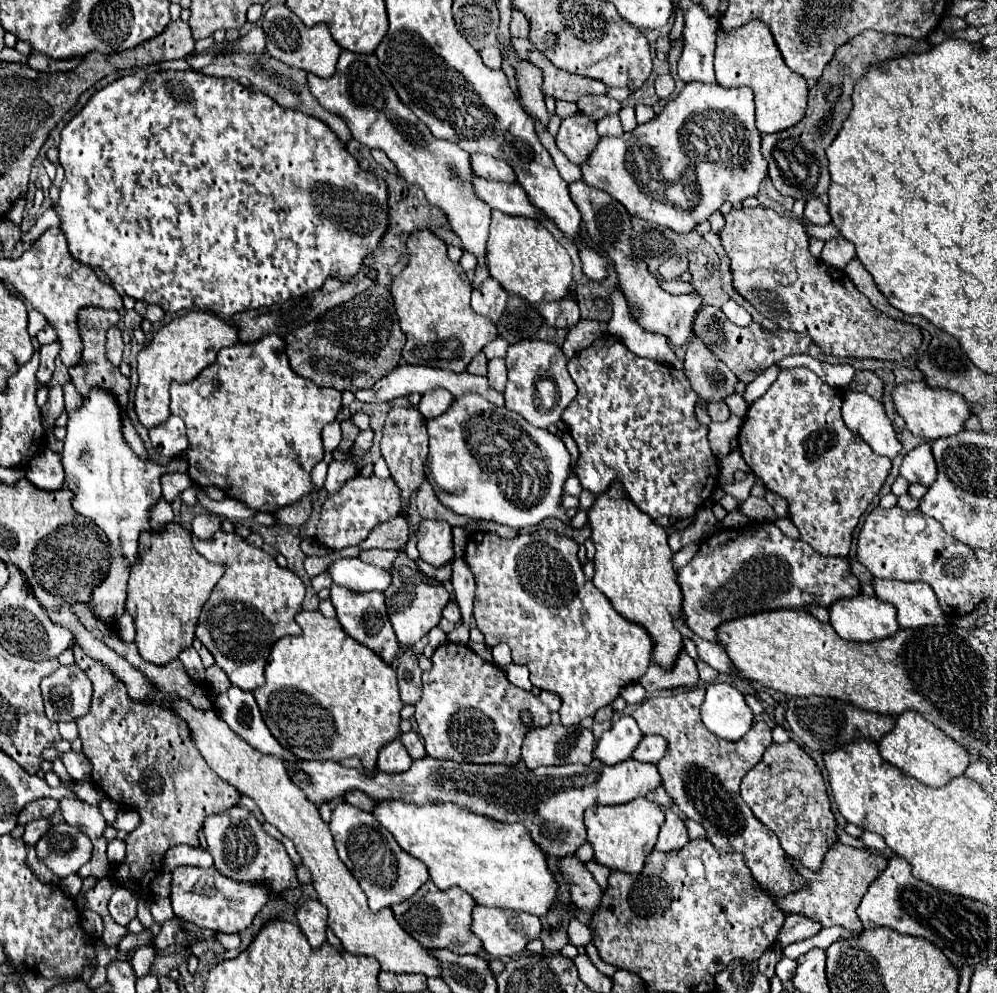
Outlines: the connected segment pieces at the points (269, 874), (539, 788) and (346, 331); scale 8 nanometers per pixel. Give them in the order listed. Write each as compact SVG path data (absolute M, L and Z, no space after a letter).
M234 805L228 811L210 815L204 819L202 829L208 841L208 851L214 857L214 867L222 875L238 883L266 885L276 897L282 897L286 889L296 889L300 885L296 879L296 865L288 857L284 845L270 837L246 807Z
M424 757L414 761L404 773L374 773L364 775L358 769L346 769L336 761L306 761L298 759L296 769L306 775L306 781L296 777L294 765L286 765L286 771L294 785L298 785L306 797L320 807L322 803L342 797L350 789L364 791L370 799L400 799L416 805L424 803L456 803L468 807L472 813L480 813L504 823L522 823L534 843L554 857L574 855L576 849L586 841L586 827L582 815L592 805L618 805L638 797L646 797L650 791L660 787L660 773L650 763L626 759L618 765L604 765L596 757L590 765L560 765L560 767L538 767L528 771L522 763L516 767L508 765L472 765L456 761L440 761Z
M372 285L352 301L326 311L320 319L286 335L284 341L294 373L314 381L318 387L356 391L370 387L398 365L406 337L398 327L396 307L388 287Z

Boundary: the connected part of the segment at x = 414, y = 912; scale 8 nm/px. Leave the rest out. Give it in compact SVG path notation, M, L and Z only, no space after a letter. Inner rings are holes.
M432 881L424 883L410 899L398 903L392 907L396 921L424 947L428 949L450 949L460 955L464 953L482 953L480 941L474 939L474 935L468 931L468 923L472 923L472 907L476 901L458 887L452 887L448 891L440 891Z

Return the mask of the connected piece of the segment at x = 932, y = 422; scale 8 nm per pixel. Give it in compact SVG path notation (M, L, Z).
M924 381L898 383L892 391L892 401L896 413L906 421L908 431L928 441L960 433L960 429L964 429L964 421L970 417L970 407L968 403L964 403L964 399L960 399L960 395L952 395L952 391L936 391Z

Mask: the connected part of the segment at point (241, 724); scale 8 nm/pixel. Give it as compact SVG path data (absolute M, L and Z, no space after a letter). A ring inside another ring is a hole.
M230 687L226 693L220 693L216 697L214 709L228 723L228 727L232 727L232 731L236 731L252 747L258 747L258 751L284 755L284 761L296 761L296 757L284 751L280 743L276 743L276 739L270 735L250 691Z

